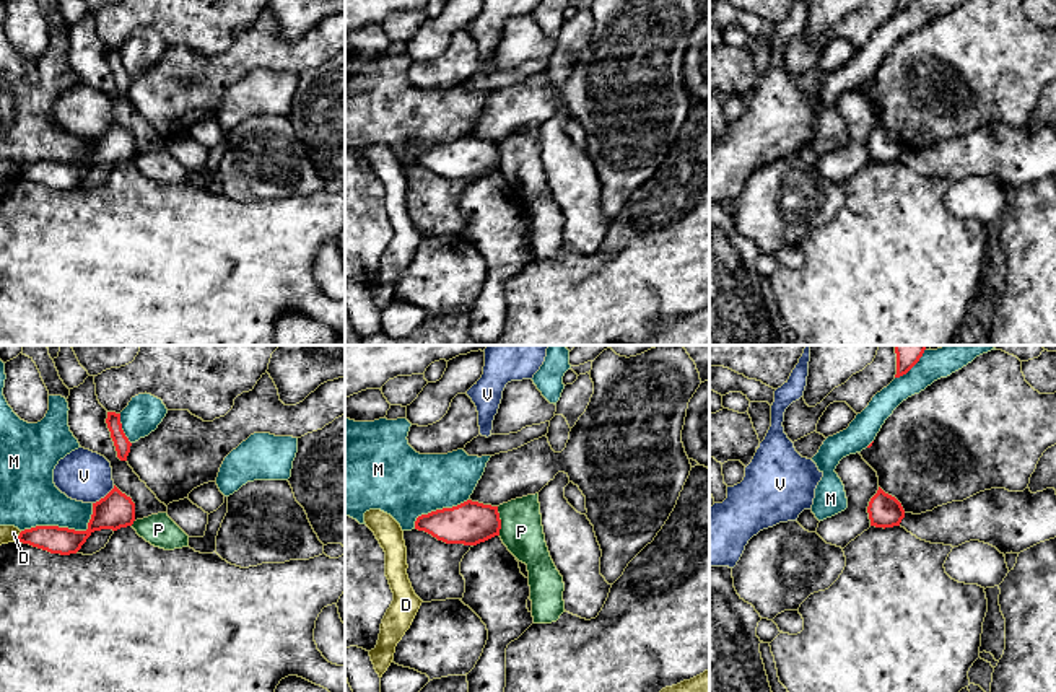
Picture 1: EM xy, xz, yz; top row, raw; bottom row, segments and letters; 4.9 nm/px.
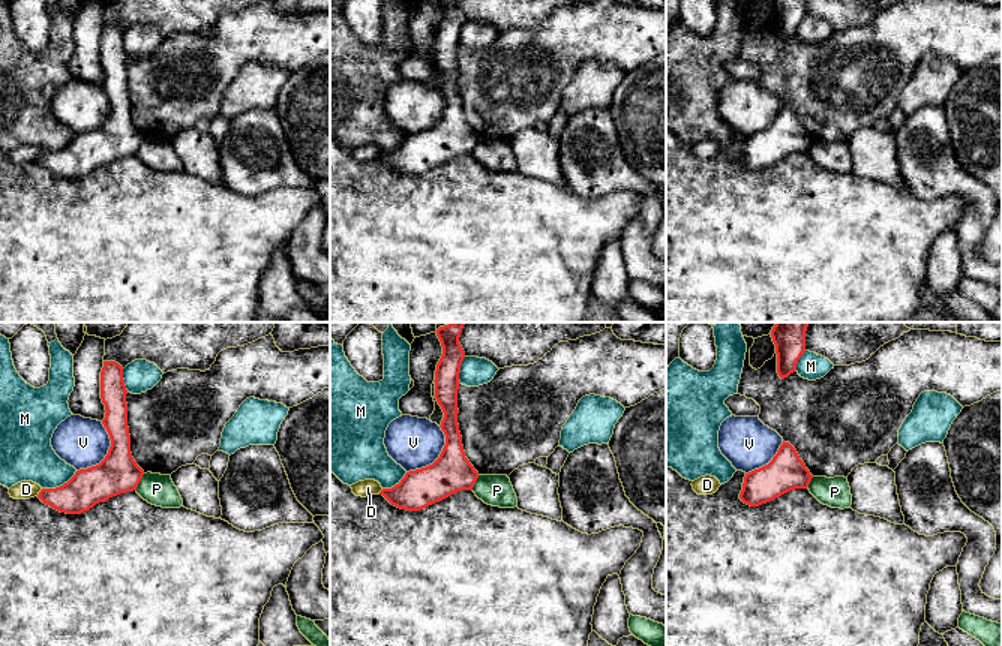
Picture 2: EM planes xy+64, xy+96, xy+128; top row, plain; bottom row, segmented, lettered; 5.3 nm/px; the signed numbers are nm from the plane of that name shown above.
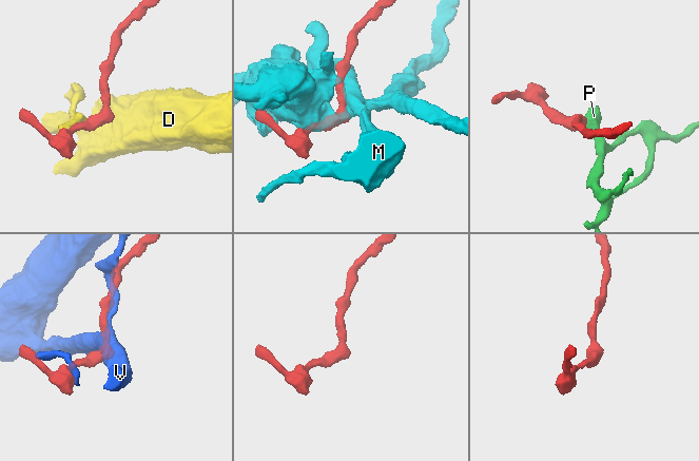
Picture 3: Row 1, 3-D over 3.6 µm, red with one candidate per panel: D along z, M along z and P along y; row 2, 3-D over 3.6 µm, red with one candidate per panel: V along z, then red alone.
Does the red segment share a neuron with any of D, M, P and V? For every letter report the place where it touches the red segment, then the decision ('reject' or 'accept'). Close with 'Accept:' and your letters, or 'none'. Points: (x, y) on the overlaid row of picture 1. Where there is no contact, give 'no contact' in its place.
D: contact xy (18, 536); reject
M: contact xy (65, 528); reject
P: contact xz (500, 521); reject
V: contact xy (104, 497); reject
Accept: none

